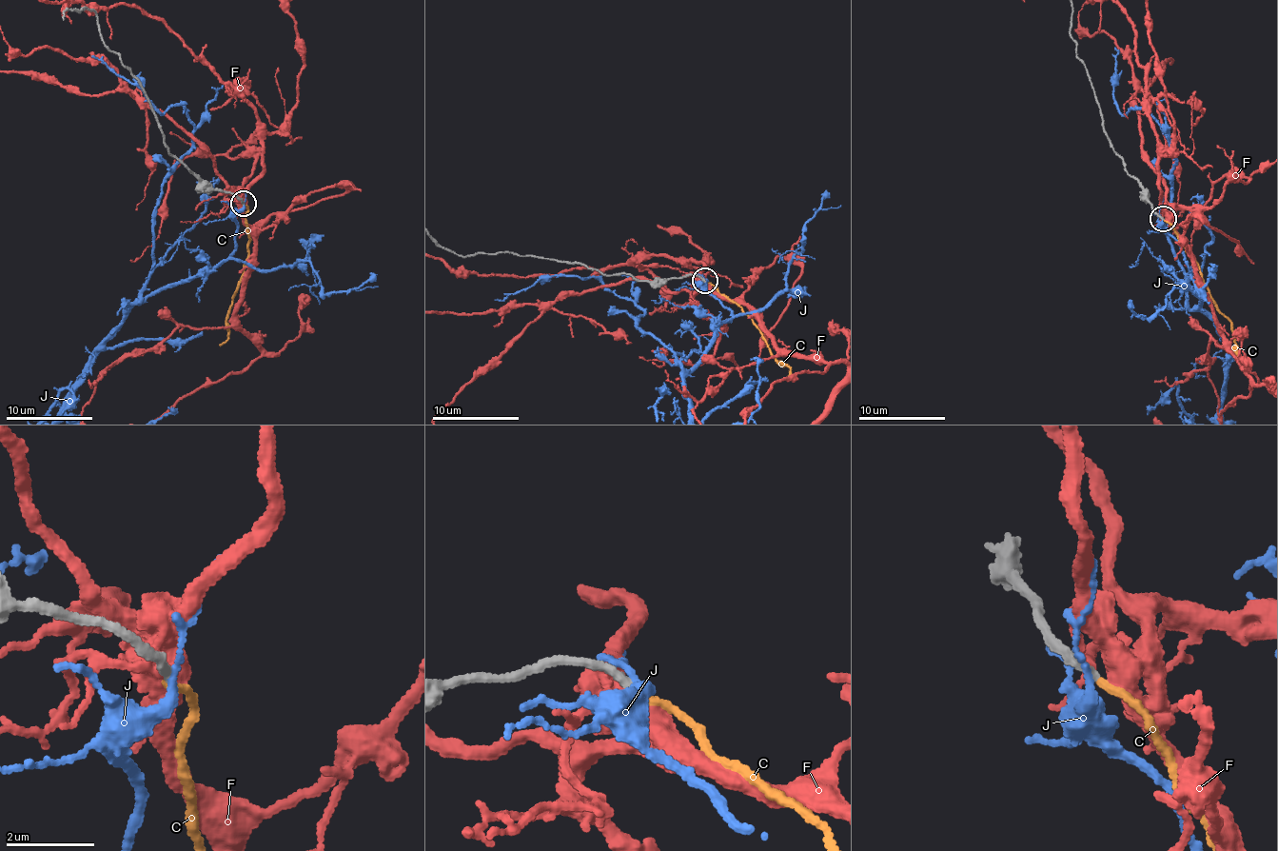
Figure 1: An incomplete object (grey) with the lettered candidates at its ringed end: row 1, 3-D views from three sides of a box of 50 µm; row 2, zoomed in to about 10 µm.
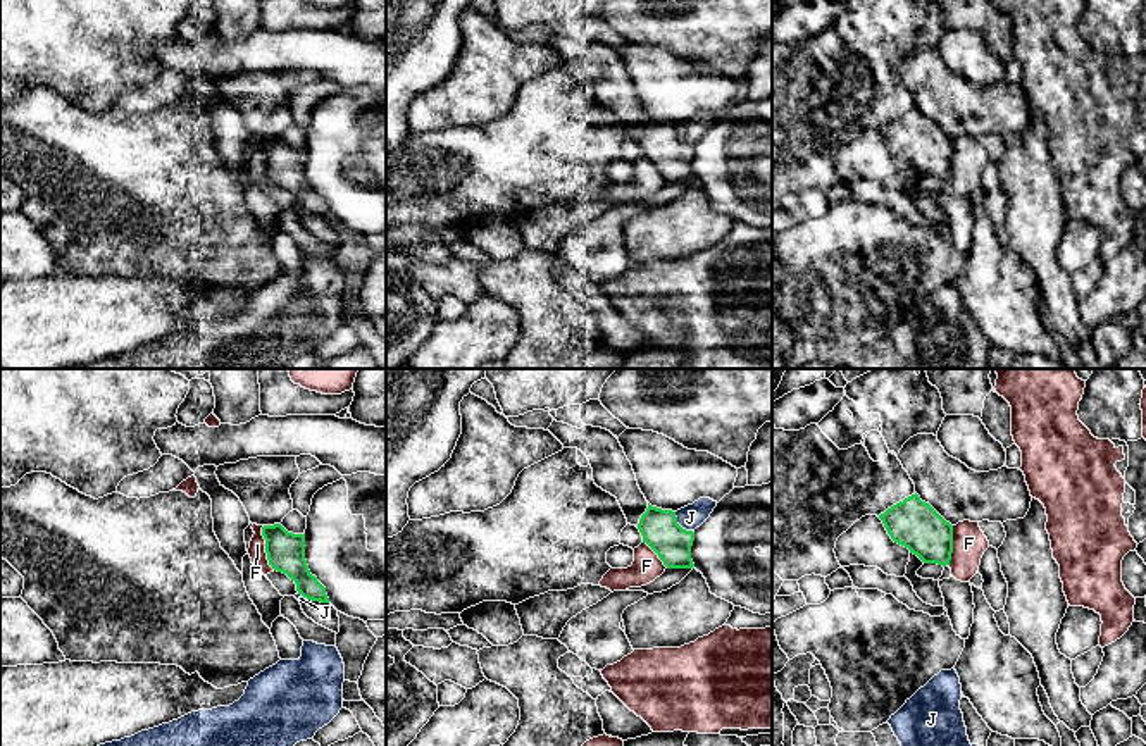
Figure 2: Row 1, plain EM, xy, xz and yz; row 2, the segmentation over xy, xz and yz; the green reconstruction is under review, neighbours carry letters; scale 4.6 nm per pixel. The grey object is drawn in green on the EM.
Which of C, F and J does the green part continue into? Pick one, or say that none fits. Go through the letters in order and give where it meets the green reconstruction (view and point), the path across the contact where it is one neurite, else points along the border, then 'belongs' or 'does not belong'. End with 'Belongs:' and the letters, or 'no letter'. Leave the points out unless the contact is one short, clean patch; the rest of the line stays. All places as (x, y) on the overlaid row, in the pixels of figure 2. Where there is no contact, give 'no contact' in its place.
C: no contact; belongs
F: meets green in xy at (266, 548); border along xy (262, 526), (267, 562), (274, 569); does not belong
J: meets green in xz at (679, 526); border along xz (674, 512), (676, 521), (693, 533); does not belong
Belongs: C

